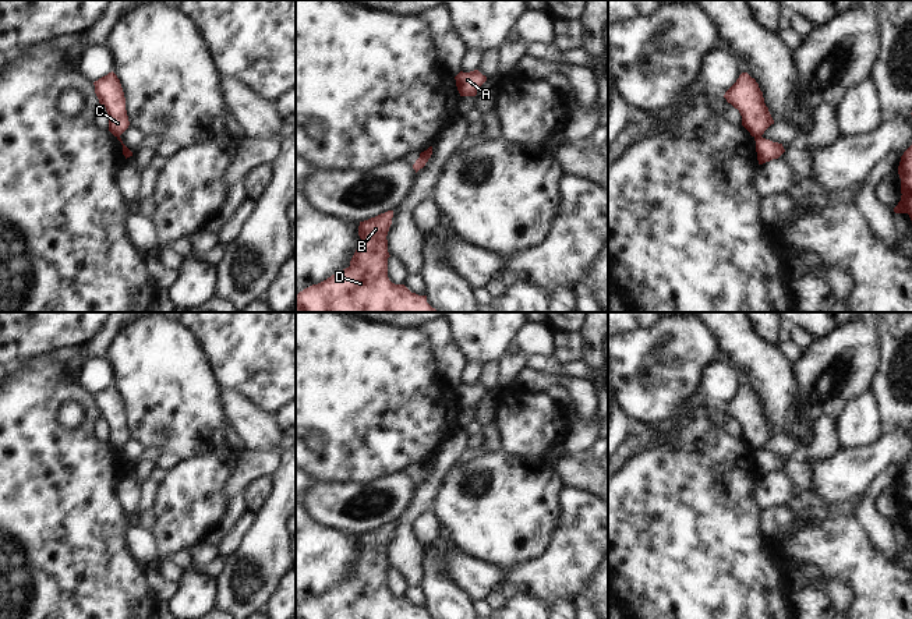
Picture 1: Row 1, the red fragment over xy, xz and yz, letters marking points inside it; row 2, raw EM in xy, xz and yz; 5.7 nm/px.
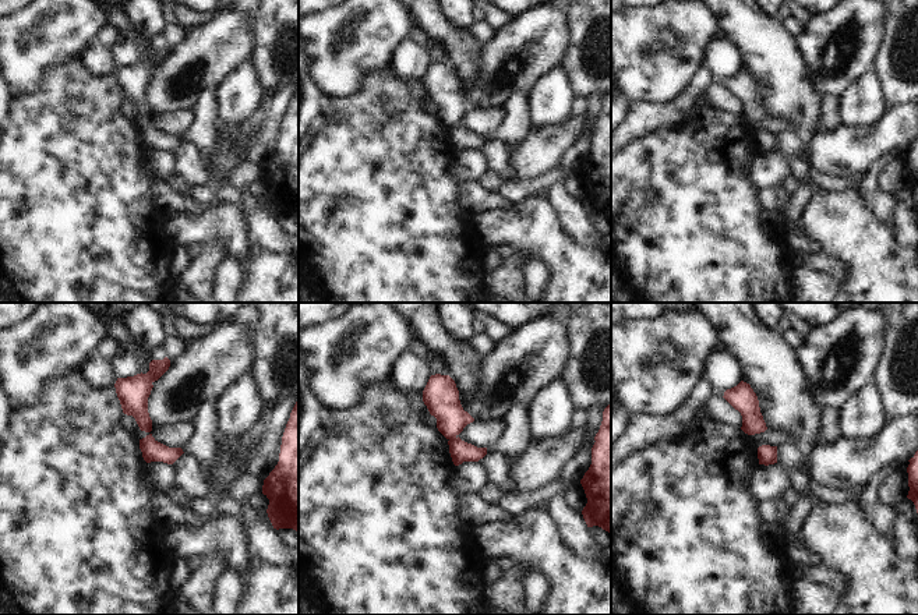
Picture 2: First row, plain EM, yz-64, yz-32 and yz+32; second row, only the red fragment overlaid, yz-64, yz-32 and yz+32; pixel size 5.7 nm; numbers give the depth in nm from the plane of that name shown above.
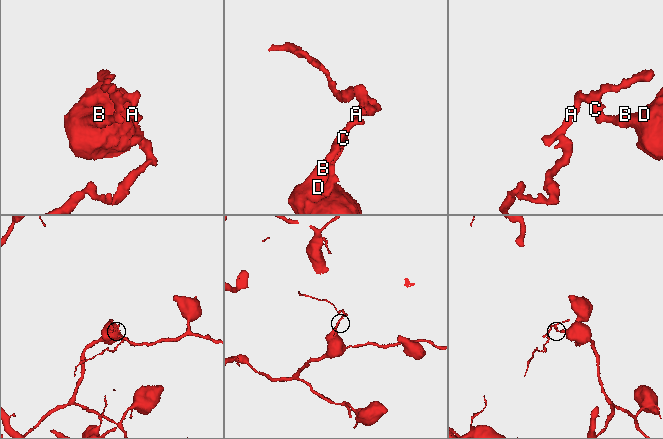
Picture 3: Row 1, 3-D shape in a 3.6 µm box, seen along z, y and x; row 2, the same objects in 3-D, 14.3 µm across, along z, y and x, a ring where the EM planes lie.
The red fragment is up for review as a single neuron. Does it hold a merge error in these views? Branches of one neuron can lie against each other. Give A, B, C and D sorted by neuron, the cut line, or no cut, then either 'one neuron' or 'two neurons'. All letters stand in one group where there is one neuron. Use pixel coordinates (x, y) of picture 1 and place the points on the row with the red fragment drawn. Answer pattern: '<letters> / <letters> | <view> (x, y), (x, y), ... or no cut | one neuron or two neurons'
A C / B D | yz (755, 135), (760, 137) | two neurons

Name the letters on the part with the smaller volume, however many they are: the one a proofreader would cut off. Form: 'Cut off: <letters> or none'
Cut off: A, C

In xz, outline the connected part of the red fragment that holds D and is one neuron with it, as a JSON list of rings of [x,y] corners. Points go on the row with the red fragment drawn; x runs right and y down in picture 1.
[[[388,211],[368,220],[360,222],[361,238],[350,266],[336,272],[326,280],[312,284],[296,296],[296,312],[438,312],[427,303],[427,296],[411,293],[404,284],[395,284],[388,277],[388,231],[392,224],[393,211]]]

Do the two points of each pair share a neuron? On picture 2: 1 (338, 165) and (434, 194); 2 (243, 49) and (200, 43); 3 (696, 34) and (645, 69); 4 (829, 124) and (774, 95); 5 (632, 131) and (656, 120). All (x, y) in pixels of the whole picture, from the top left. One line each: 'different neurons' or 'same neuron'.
1: same neuron
2: same neuron
3: same neuron
4: different neurons
5: same neuron

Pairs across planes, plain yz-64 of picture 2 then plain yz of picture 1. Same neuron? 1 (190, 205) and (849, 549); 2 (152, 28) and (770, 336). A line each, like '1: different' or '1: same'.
1: different
2: same

